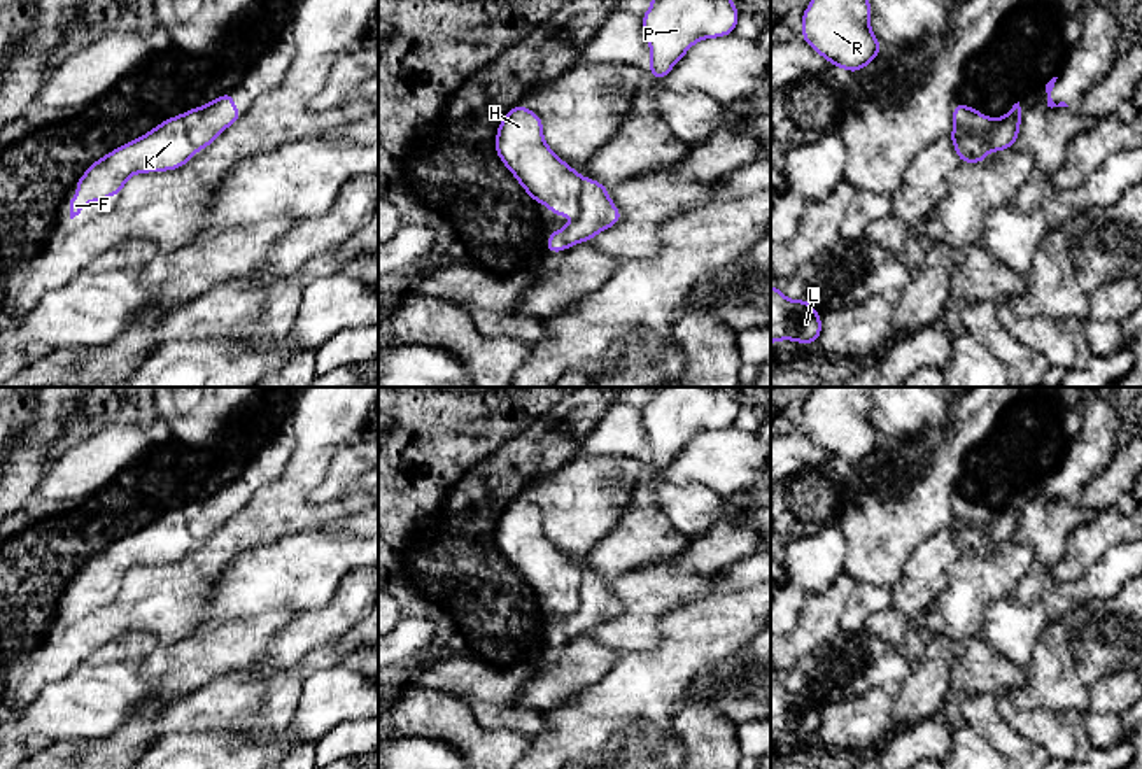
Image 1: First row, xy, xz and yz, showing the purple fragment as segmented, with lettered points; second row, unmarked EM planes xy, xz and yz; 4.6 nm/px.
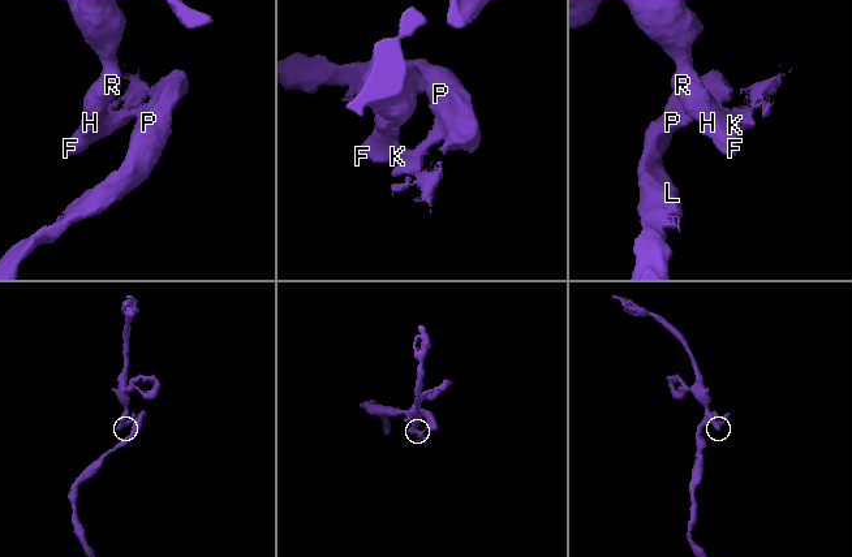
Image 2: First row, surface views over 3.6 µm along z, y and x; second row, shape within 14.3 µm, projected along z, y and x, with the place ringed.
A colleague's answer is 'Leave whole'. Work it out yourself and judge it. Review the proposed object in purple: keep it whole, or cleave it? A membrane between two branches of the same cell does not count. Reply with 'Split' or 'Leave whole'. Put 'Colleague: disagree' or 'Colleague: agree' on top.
Colleague: disagree
Split

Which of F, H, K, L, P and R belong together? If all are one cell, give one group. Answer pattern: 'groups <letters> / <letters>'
groups F H K R / L P

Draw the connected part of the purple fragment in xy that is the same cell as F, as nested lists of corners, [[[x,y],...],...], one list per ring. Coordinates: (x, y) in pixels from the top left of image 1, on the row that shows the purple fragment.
[[[182,116],[163,121],[86,170],[75,182],[77,196],[65,198],[70,203],[70,219],[79,215],[89,201],[107,201],[110,194],[119,196],[131,175],[180,168],[193,159],[194,152]]]

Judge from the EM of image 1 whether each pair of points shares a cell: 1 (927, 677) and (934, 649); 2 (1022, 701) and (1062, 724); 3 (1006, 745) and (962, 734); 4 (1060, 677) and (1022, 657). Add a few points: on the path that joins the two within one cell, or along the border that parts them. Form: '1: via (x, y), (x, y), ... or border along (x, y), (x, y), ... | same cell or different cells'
1: border along (927, 656), (937, 656), (948, 666), (948, 694) | different cells
2: border along (1006, 698), (1020, 710), (1050, 708), (1074, 712) | different cells
3: border along (965, 722), (997, 750) | different cells
4: border along (1048, 622), (1036, 647), (1034, 661), (1027, 670) | different cells

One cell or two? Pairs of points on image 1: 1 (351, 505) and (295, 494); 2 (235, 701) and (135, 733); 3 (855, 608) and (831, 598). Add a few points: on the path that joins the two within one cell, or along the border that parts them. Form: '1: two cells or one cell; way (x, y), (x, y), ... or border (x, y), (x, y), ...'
1: one cell; way (337, 510), (309, 508)
2: two cells; border (151, 722), (151, 734), (155, 738)
3: two cells; border (857, 584), (846, 601), (838, 629)

